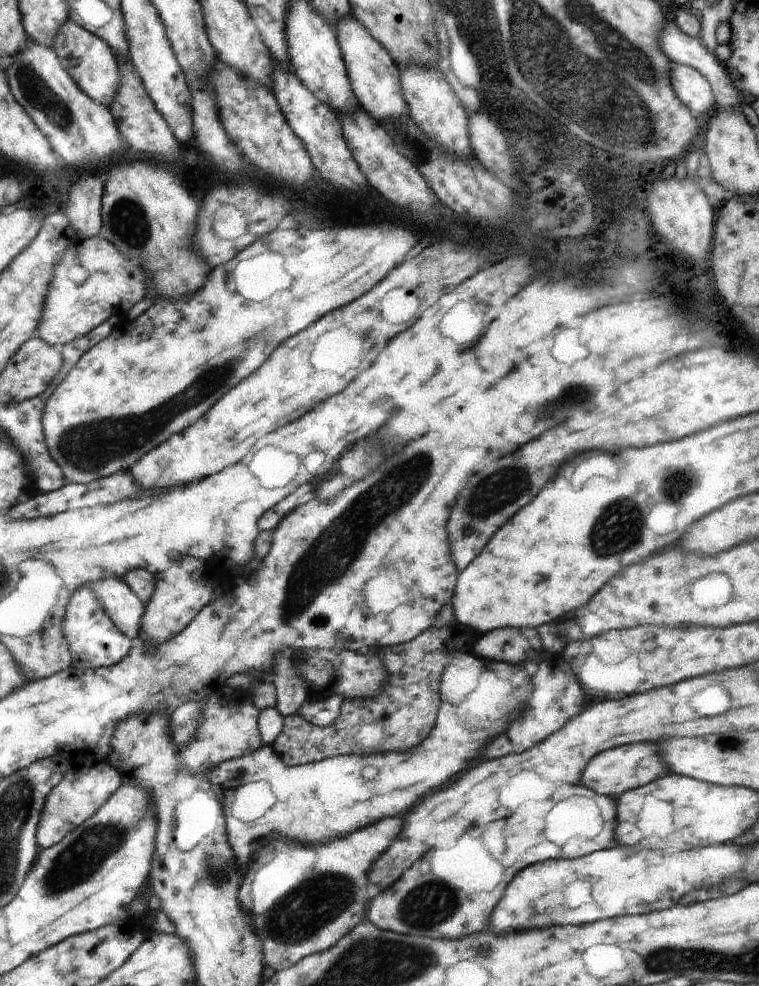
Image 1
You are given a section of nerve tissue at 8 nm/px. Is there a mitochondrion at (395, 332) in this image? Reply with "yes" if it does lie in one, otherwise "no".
no

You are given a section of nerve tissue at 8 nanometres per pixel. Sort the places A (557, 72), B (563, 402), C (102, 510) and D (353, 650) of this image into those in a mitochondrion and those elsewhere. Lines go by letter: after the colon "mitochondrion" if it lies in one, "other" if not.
A: mitochondrion
B: mitochondrion
C: other
D: other

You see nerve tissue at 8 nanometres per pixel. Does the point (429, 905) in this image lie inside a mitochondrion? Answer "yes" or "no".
yes

